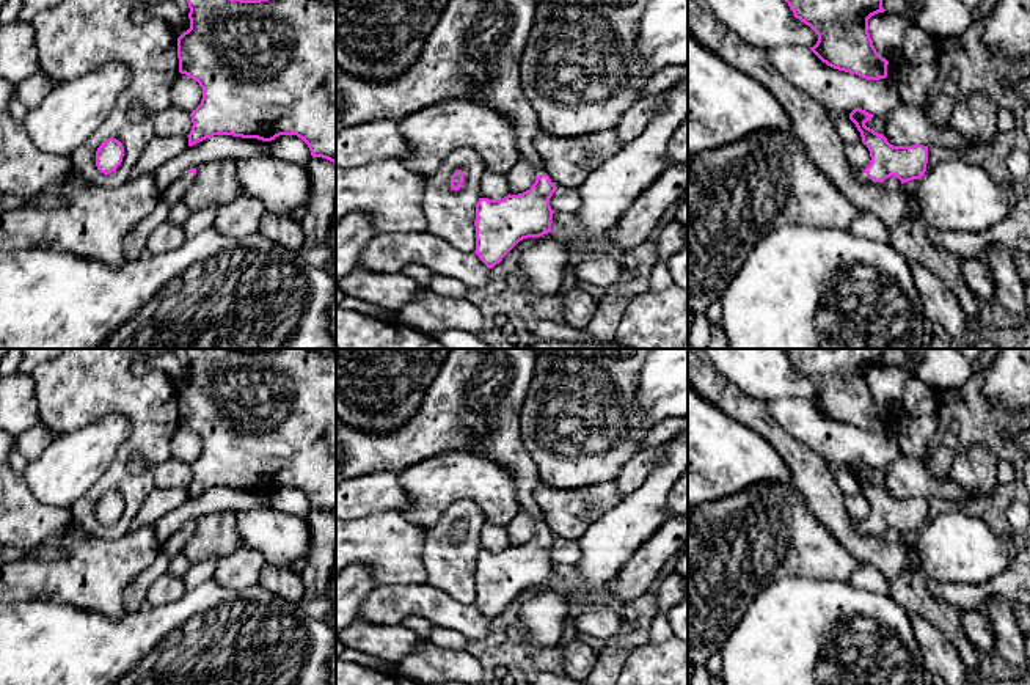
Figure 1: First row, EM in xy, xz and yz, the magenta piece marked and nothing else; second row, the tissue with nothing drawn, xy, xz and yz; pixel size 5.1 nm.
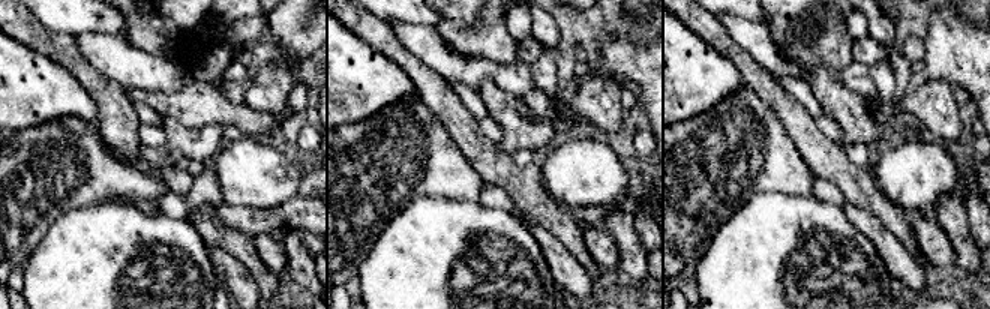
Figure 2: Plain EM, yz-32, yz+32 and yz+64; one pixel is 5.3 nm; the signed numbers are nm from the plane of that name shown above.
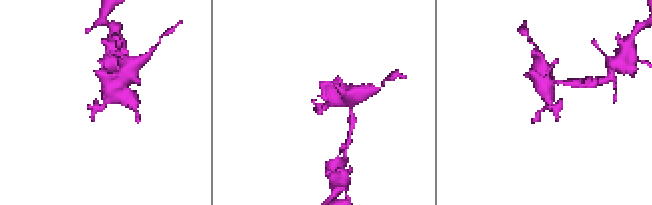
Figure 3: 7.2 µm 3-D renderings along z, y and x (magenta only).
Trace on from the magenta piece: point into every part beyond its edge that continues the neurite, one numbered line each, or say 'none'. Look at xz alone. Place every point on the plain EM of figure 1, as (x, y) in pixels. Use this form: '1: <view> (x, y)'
1: xz (474, 402)

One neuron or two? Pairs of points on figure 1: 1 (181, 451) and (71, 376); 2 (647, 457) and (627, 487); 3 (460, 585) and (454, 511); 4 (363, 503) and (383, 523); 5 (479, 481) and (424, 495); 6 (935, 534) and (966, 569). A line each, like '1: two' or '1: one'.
1: two
2: one
3: one
4: two
5: one
6: one

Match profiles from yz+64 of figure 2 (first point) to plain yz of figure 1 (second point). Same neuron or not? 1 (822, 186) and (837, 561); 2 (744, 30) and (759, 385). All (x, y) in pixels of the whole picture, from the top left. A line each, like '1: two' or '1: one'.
1: two
2: two

